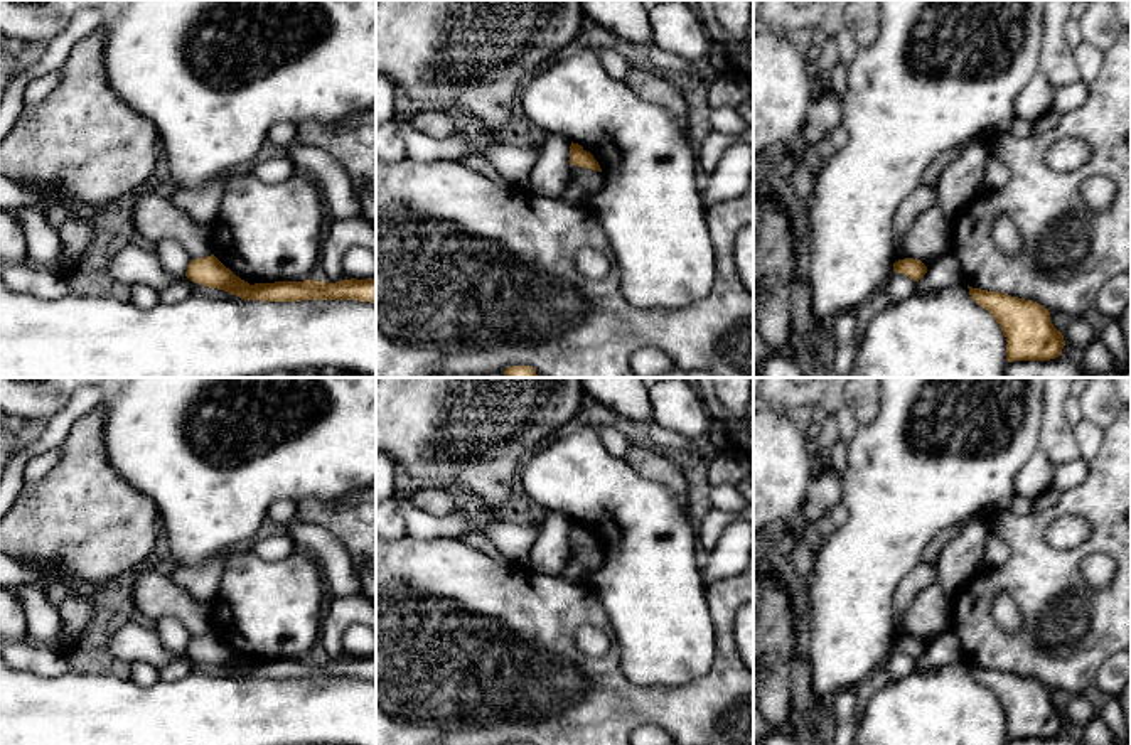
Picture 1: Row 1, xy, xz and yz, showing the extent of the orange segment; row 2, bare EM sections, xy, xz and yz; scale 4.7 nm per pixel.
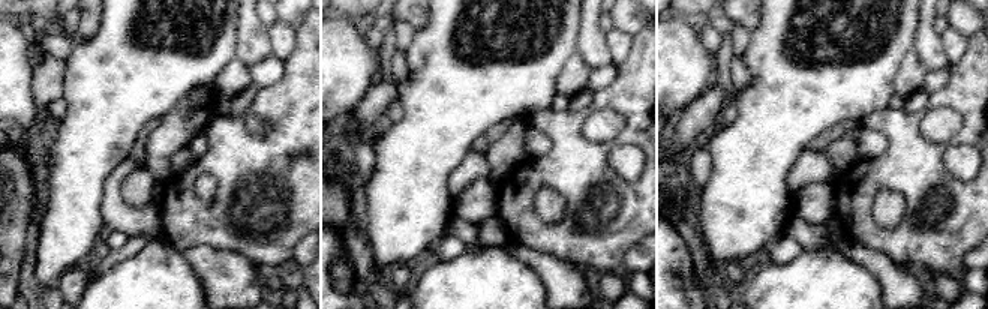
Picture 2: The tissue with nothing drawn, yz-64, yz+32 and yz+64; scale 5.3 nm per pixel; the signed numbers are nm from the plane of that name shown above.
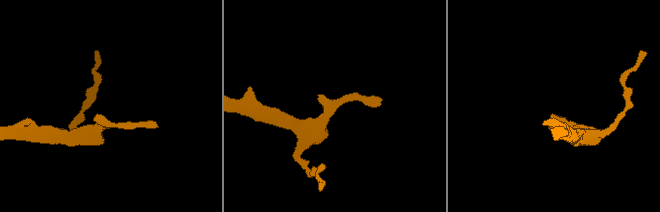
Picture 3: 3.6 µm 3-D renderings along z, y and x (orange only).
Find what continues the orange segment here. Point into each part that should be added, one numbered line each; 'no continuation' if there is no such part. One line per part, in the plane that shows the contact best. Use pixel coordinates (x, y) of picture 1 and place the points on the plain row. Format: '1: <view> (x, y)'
no continuation

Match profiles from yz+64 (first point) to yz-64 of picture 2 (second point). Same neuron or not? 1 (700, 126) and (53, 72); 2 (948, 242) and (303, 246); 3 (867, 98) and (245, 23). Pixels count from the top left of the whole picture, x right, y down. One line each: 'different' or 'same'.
1: same
2: different
3: different

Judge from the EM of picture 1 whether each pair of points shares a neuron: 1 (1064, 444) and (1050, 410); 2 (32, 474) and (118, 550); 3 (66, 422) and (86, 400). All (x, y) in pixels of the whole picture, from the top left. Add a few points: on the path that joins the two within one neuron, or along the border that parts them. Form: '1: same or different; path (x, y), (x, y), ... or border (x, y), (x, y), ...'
1: same; path (1057, 435), (1054, 418)
2: different; border (61, 445), (58, 460), (39, 479), (26, 486)
3: same; path (69, 417), (81, 405)

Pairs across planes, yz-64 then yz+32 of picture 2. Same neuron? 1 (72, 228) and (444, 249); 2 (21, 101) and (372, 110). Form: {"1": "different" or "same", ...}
{"1": "different", "2": "different"}

